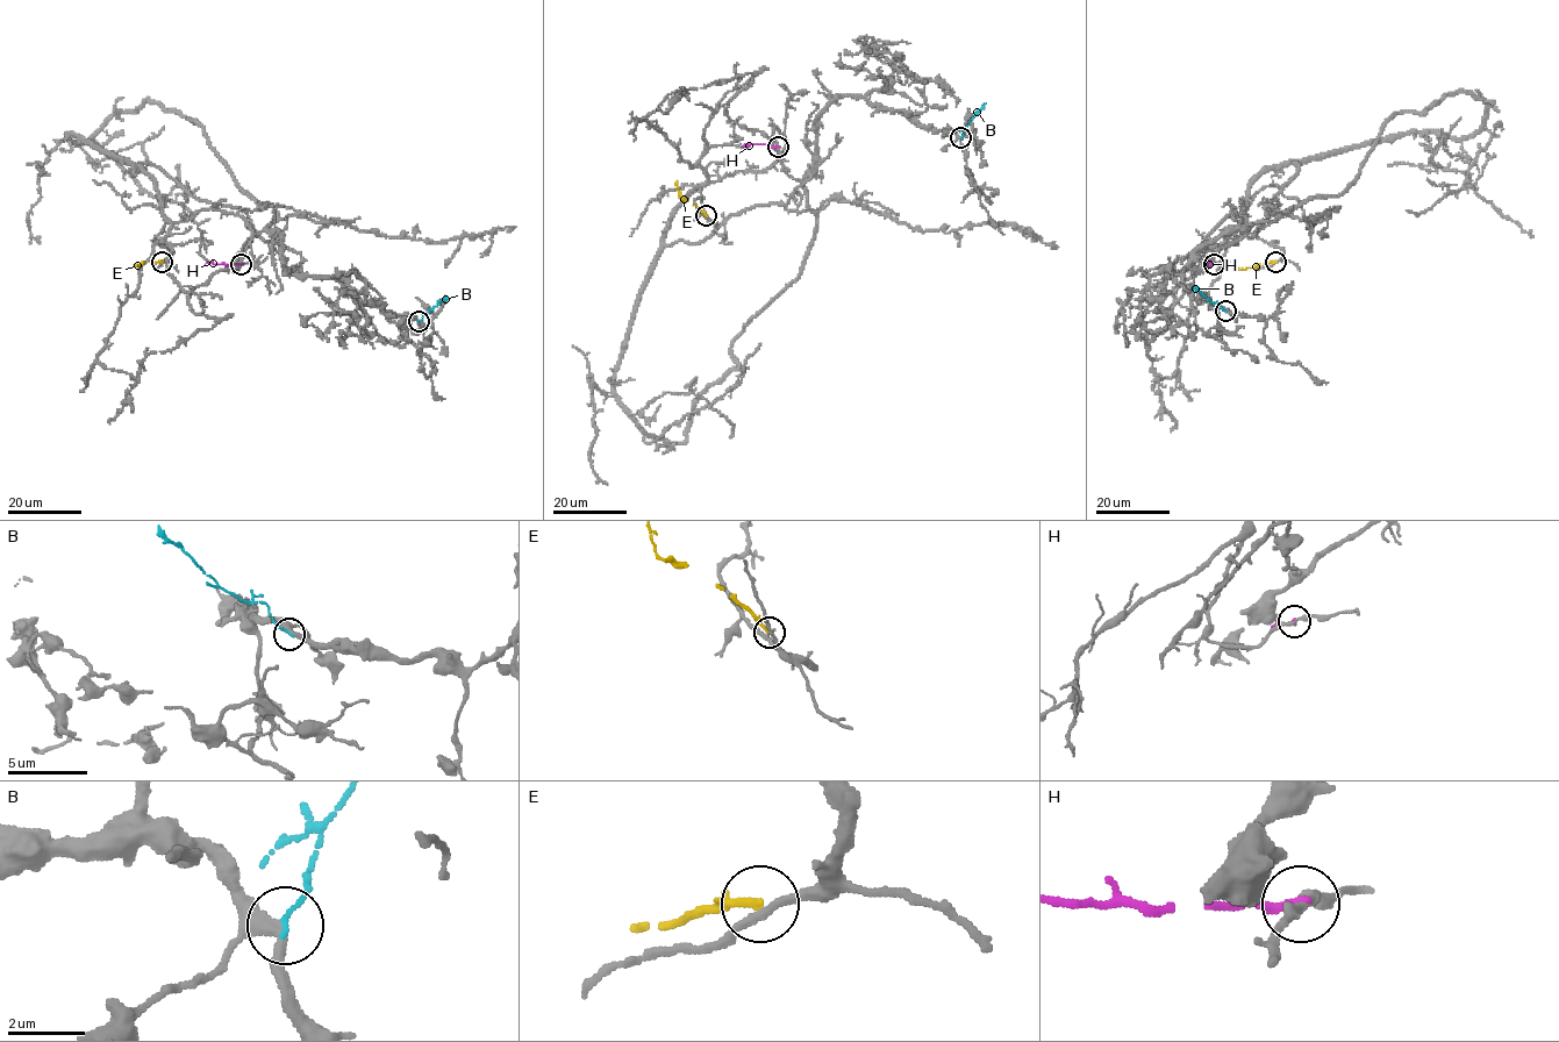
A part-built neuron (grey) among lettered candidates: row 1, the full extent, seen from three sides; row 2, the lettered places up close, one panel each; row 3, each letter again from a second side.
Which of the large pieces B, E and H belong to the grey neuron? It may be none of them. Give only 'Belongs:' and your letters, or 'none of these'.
Belongs: none of these

